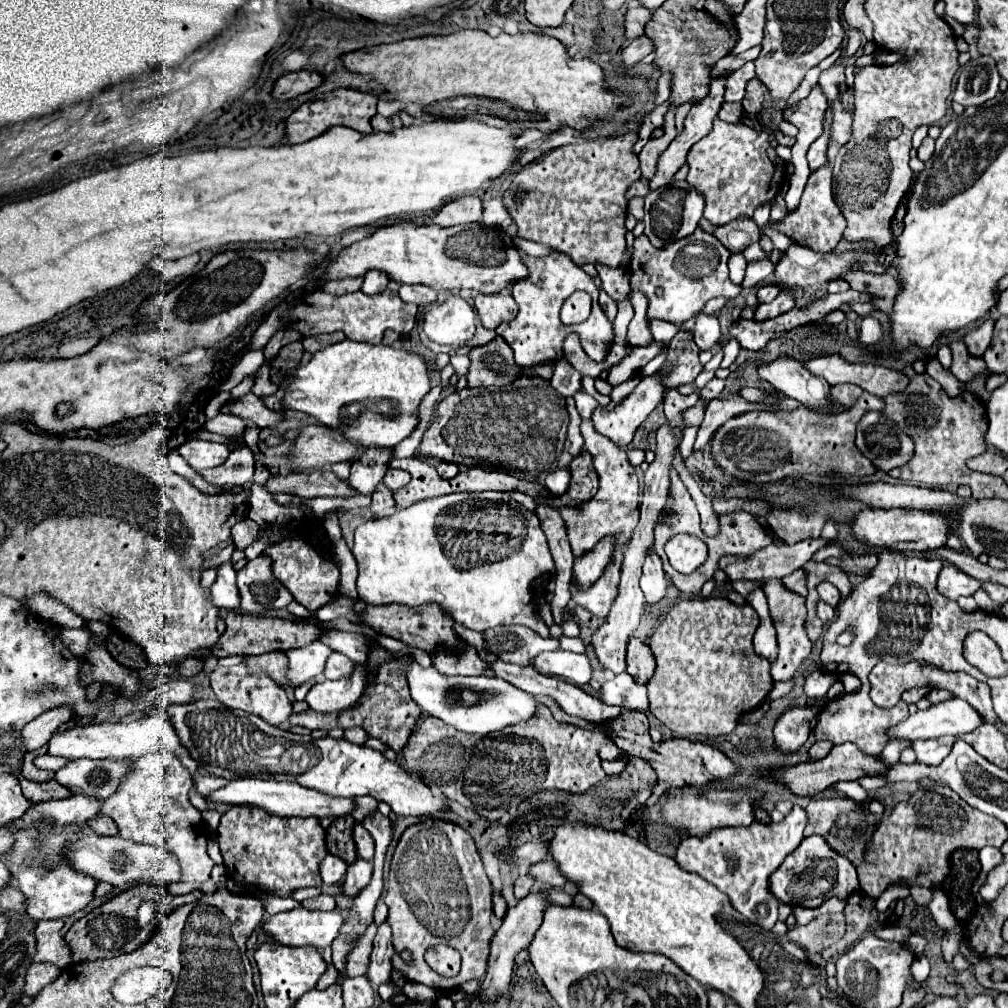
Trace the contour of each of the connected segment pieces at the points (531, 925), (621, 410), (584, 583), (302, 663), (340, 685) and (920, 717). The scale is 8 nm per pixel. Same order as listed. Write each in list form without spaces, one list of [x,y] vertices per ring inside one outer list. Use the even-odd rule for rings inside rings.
[[[535,892],[525,896],[523,900],[519,900],[517,906],[509,908],[501,928],[495,932],[495,936],[491,938],[489,944],[489,960],[487,960],[487,976],[481,982],[481,988],[477,994],[473,996],[465,996],[465,1002],[481,1002],[481,1004],[495,1004],[503,994],[509,992],[509,984],[511,984],[511,976],[513,976],[513,966],[515,966],[515,956],[529,946],[531,936],[535,934],[535,928],[539,928],[541,920],[543,920],[543,908],[547,908],[547,900],[543,898],[543,894]]]
[[[661,366],[655,374],[645,376],[639,386],[613,410],[597,408],[591,416],[595,428],[609,436],[619,446],[631,442],[637,426],[651,414],[651,410],[663,400],[665,386],[663,376],[671,372],[671,366]]]
[[[605,536],[589,552],[575,556],[571,586],[583,590],[583,588],[589,588],[591,584],[595,584],[595,580],[605,572],[607,564],[611,564],[611,560],[613,560],[611,556],[615,554],[615,548],[617,548],[615,536]]]
[[[317,640],[303,648],[291,648],[285,654],[289,658],[289,686],[297,688],[323,672],[325,660],[331,654],[331,650]]]
[[[355,664],[353,672],[349,676],[343,676],[335,682],[321,682],[315,684],[307,694],[307,704],[315,712],[335,712],[349,708],[355,704],[367,686],[367,666]]]
[[[961,698],[939,702],[927,710],[917,710],[903,722],[887,728],[887,740],[919,740],[919,738],[941,738],[961,736],[973,732],[981,724],[981,716]]]

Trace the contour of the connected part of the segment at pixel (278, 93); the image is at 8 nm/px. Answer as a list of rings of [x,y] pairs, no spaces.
[[[299,70],[299,72],[289,72],[285,76],[281,76],[273,88],[271,88],[271,96],[275,100],[291,100],[299,94],[305,94],[313,88],[317,88],[321,84],[321,76],[313,70]]]

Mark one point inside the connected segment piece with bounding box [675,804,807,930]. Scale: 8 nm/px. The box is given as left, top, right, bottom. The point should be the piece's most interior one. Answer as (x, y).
(737, 861)

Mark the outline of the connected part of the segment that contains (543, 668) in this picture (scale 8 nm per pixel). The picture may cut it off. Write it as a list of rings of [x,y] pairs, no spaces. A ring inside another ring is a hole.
[[[565,650],[543,652],[529,666],[541,674],[557,676],[578,686],[583,686],[591,680],[591,664],[585,654],[575,654]]]

